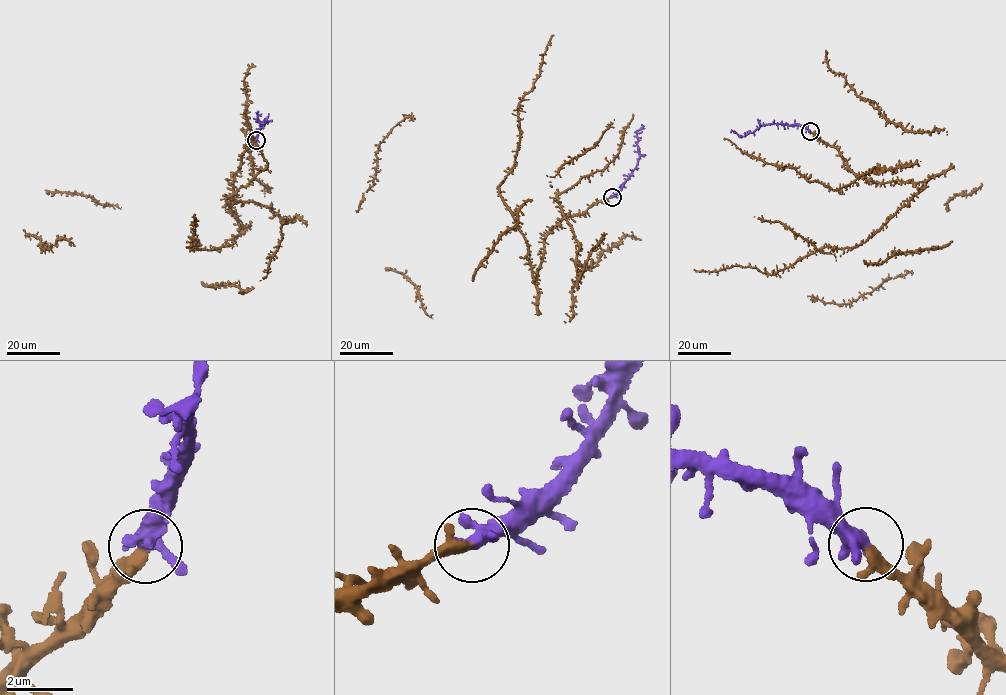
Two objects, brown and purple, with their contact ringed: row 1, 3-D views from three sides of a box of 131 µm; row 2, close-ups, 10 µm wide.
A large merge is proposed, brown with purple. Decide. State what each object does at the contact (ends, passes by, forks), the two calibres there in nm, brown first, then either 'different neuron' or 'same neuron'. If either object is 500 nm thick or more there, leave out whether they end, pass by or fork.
brown ends; purple passes by; calibres 380 and 400 nm; same neuron

